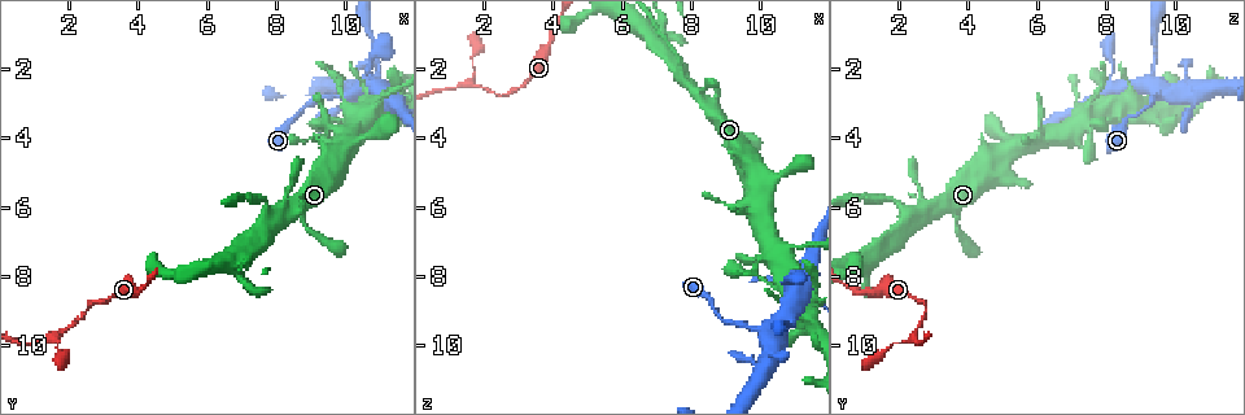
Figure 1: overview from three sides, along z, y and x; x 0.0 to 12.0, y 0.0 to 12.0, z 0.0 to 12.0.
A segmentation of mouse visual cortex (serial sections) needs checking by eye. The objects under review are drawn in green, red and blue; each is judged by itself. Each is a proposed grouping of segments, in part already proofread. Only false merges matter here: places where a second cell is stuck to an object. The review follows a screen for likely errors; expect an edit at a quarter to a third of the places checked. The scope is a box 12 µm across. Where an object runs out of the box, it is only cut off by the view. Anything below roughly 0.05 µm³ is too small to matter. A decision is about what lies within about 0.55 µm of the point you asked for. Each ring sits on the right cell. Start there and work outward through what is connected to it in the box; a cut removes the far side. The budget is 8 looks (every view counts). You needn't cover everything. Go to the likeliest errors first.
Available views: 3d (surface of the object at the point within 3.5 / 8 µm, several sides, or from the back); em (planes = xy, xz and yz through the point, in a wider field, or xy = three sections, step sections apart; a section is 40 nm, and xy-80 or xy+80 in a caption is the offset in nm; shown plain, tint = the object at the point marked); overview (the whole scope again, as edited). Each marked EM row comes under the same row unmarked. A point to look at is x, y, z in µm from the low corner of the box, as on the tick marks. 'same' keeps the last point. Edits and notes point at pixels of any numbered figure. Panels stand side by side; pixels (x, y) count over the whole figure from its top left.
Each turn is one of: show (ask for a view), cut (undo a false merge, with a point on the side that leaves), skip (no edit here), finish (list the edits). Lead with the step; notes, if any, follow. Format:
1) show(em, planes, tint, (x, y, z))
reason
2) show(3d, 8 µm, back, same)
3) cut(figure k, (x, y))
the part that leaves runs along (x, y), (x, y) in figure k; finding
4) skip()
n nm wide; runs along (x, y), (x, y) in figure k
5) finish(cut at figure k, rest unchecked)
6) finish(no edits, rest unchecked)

show(3d, 3.5 µm, (1.7, 9.6, 2.5))
three-way junction

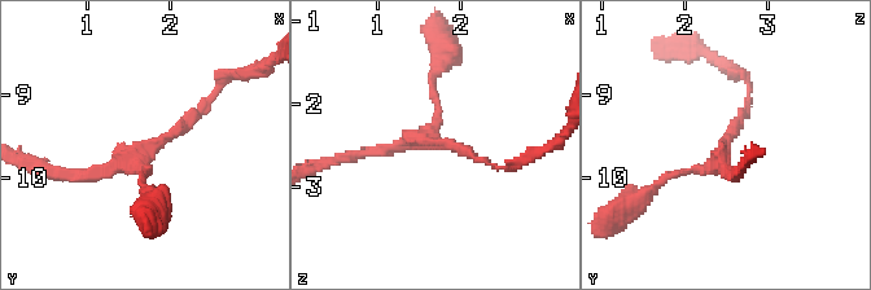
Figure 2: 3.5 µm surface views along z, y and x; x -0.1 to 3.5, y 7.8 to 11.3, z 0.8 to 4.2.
show(em, xy, step 2, tint, (1.65, 9.75, 2.50))
3 arms; arms of 100, 100, 150 nm

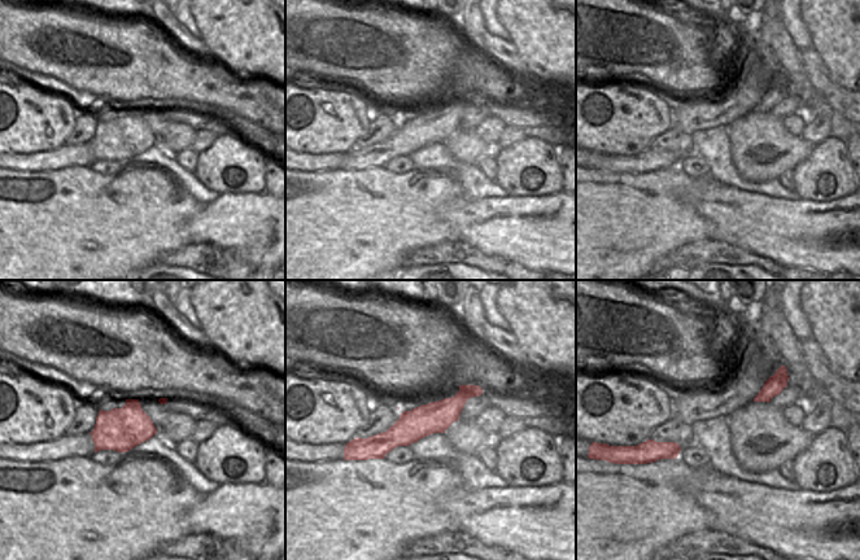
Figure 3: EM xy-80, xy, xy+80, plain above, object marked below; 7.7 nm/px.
skip()
runs along (479, 390), (387, 441), (365, 441) in figure 3; continuous, no second cell

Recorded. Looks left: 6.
show(3d, 3.5 µm, (11.3, 3.3, 8.1))
three arms meet

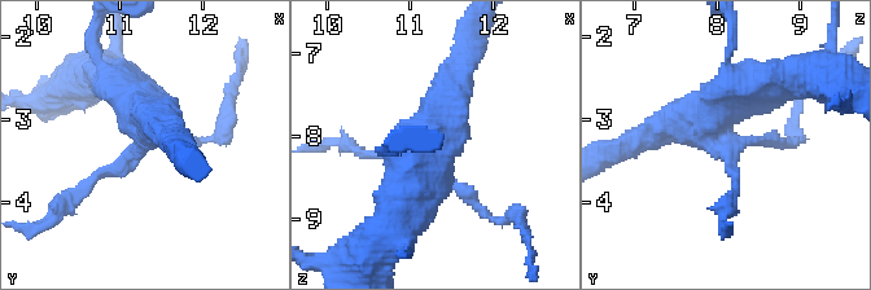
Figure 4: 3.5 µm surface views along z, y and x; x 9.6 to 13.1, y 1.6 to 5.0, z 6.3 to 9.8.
show(em, xy, step 2, tint, same)

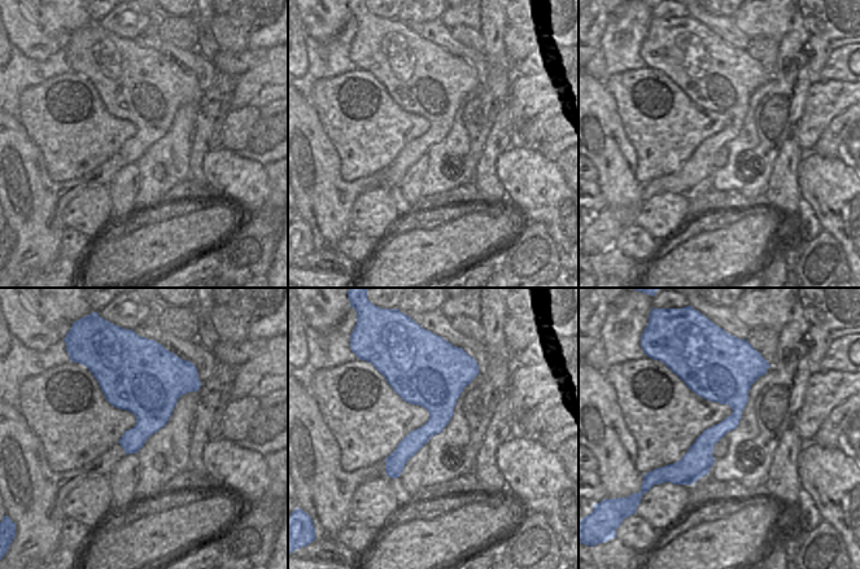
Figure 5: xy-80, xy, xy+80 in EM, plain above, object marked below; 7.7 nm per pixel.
cut(figure 4, (460, 192))
240 nm wide; the part that leaves runs along (141, 148), (53, 215) in figure 4; a second cell is stuck on

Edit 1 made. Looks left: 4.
show(3d, 3.5 µm, back, (8.0, 6.2, 2.6))
three arms meet

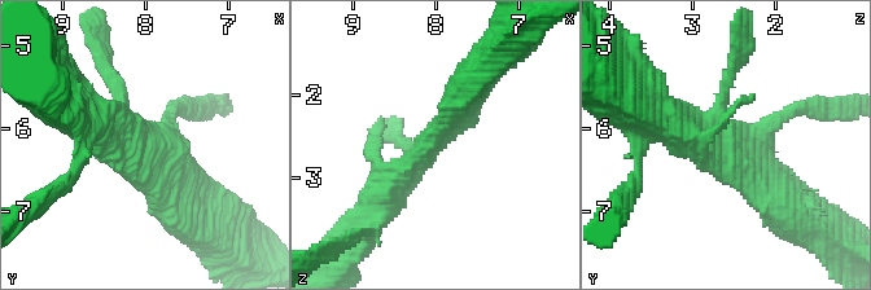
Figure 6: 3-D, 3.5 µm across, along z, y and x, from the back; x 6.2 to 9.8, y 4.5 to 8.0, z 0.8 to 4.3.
show(em, xy, step 2, tint, (8.10, 6.20, 2.65))

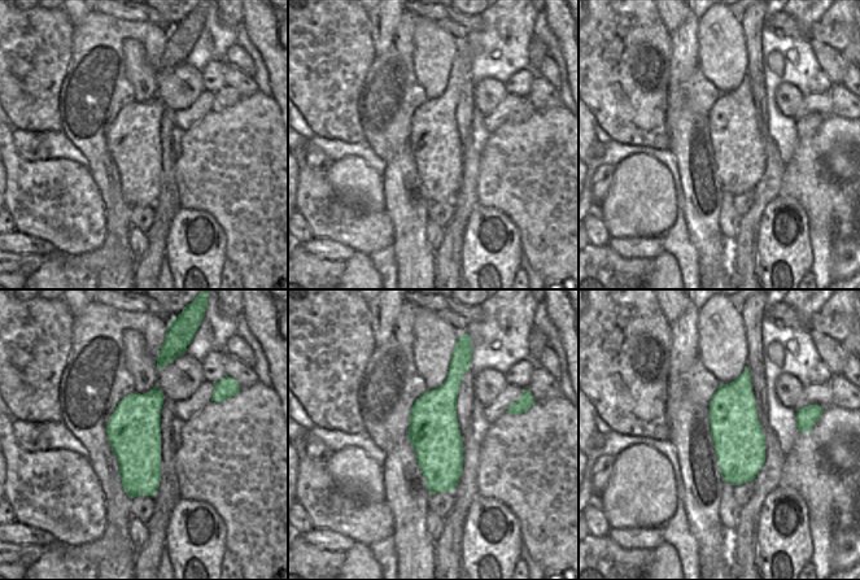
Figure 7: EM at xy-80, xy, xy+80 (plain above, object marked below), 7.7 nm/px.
skip()
runs along (661, 122), (721, 141), (777, 206) in figure 6; all the same cell

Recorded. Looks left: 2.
finish(cut at figure 4, rest unchecked)

